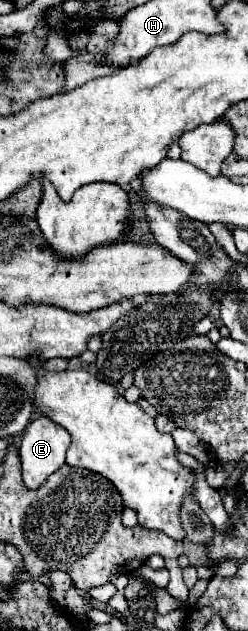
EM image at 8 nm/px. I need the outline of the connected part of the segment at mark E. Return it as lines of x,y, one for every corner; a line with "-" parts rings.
45,416
33,420
25,428
19,446
19,458
23,466
23,484
29,490
39,488
47,476
65,464
69,442
69,432

